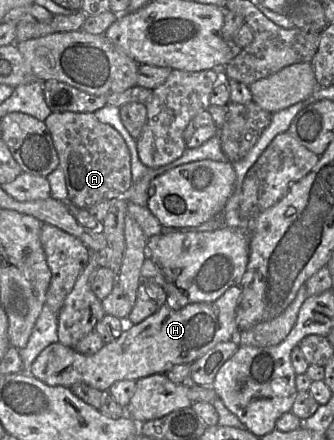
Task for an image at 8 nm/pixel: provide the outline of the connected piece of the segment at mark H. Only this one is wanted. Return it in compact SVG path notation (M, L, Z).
M232 286L213 302L191 303L179 310L173 310L165 303L156 313L133 325L129 331L122 332L117 340L105 344L92 356L82 355L58 342L50 344L37 356L28 373L49 386L70 388L74 384L84 383L102 392L108 392L111 385L117 381L137 381L153 374L165 374L176 365L190 365L218 343L233 341L239 344L240 331L235 317L241 293L240 286Z

